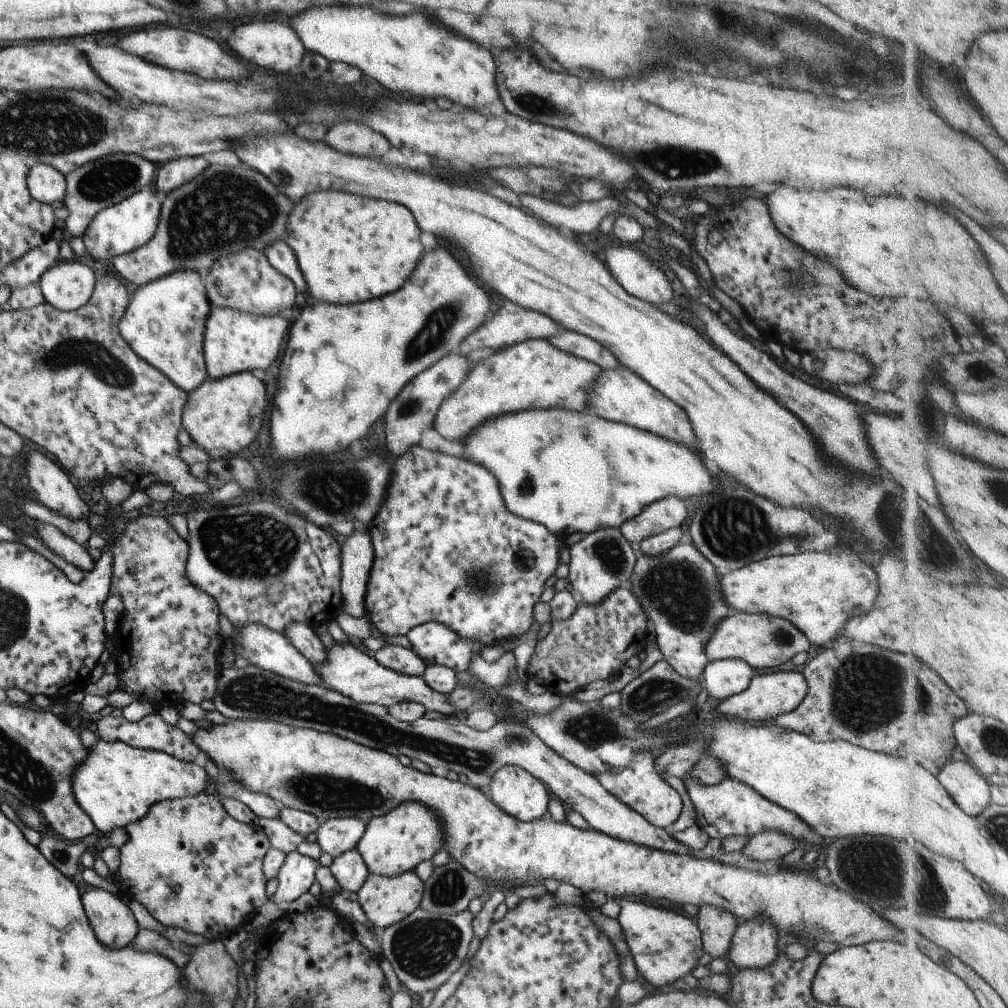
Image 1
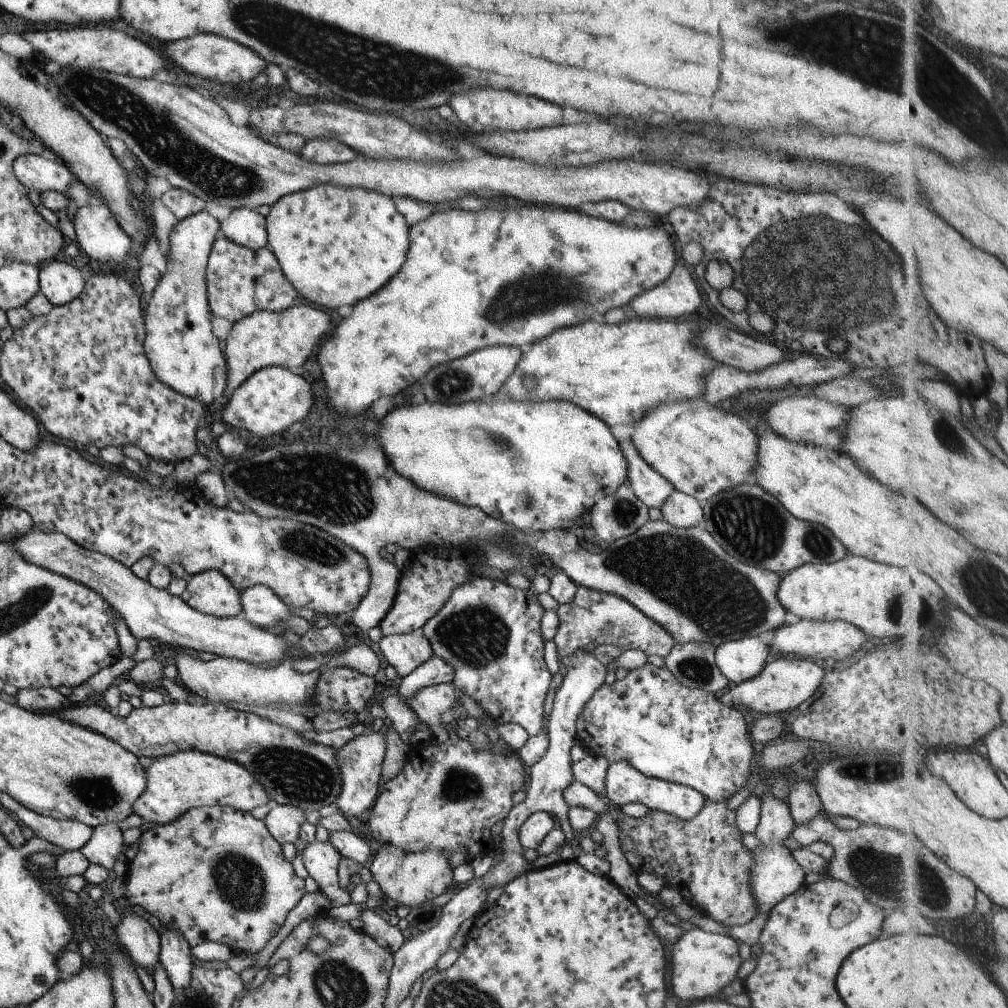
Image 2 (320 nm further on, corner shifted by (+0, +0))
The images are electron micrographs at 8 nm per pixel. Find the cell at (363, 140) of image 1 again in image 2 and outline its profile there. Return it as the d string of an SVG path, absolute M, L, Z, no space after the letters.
M311 139L305 141L303 148L299 148L297 156L303 156L303 160L317 162L317 164L329 164L329 162L347 162L353 160L353 150L345 148L339 142L333 140Z

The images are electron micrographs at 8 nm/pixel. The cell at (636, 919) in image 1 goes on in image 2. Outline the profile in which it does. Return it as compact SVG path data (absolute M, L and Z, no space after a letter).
M699 928L684 933L667 945L670 951L669 981L672 992L681 1000L701 1000L719 994L731 980L736 979L741 958L737 954L737 942L729 936L710 934Z

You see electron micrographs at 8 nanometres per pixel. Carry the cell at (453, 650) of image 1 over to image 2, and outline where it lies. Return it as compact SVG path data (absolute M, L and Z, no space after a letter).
M473 578L453 588L441 609L421 628L422 636L432 650L432 656L441 658L453 670L451 684L454 688L473 699L497 725L518 724L528 736L535 736L543 730L544 699L552 679L543 660L544 638L539 630L539 620L543 611L537 602L537 593L532 588L519 590L497 579Z

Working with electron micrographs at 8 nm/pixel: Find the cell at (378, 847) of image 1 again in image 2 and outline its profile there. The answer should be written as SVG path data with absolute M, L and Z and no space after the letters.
M453 738L443 744L428 741L409 745L405 764L401 771L389 781L382 782L373 808L364 817L369 826L371 837L383 846L401 848L406 853L423 851L449 851L465 855L473 860L494 854L494 842L490 838L490 828L503 820L510 812L513 802L511 794L525 789L527 784L526 768L511 750L492 738L489 750L479 752L468 740Z

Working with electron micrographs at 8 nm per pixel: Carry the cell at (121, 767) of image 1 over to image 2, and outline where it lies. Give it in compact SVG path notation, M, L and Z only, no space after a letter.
M188 750L172 752L155 758L147 767L143 767L143 774L145 790L137 796L137 800L133 800L131 810L132 814L147 823L165 825L196 807L218 805L249 813L252 808L270 802L263 786L257 784L249 772L245 772L245 768L211 754Z

